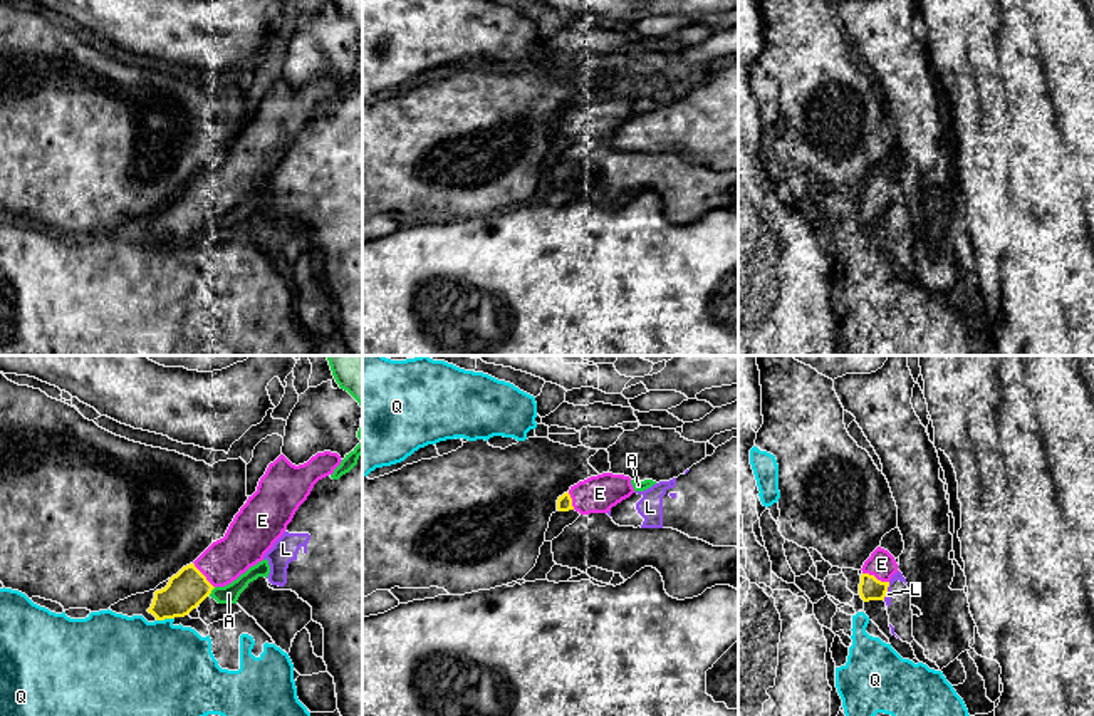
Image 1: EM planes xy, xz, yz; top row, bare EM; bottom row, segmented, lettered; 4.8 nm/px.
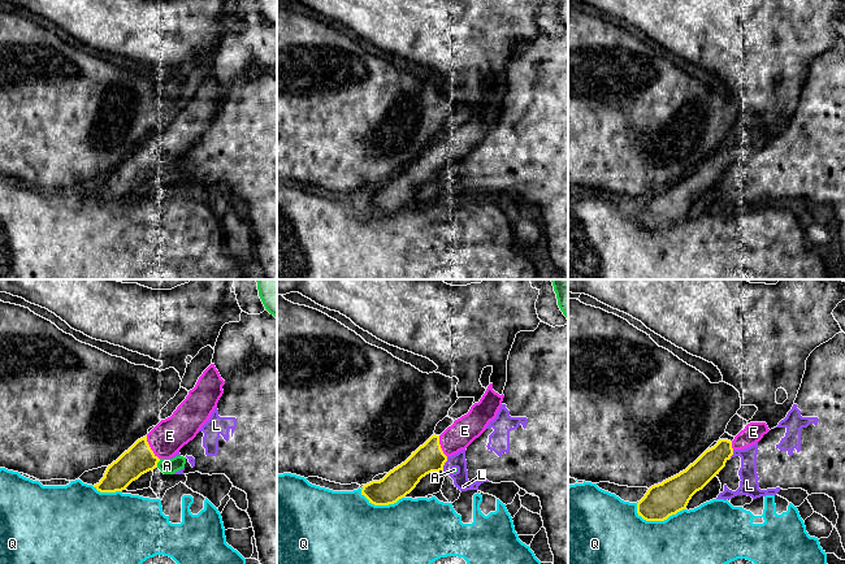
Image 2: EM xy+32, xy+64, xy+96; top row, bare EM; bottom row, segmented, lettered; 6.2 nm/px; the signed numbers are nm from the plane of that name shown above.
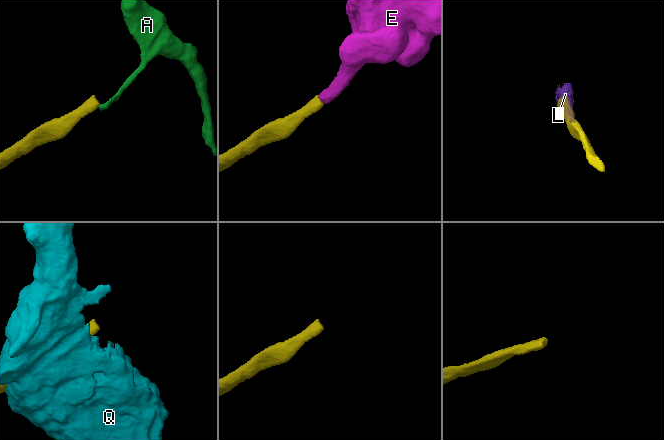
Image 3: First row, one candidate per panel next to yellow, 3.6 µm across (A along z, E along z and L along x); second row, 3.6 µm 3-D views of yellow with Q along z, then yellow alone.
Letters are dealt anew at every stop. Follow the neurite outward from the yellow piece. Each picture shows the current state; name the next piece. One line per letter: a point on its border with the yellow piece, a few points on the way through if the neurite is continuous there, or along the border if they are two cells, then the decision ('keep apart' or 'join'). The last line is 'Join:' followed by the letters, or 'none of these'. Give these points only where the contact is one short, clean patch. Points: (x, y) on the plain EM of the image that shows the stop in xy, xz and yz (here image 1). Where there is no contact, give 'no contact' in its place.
A: contact xy (212, 213); keep apart
E: contact yz (875, 202); join
L: contact yz (886, 215); keep apart
Q: contact xy (165, 242); keep apart
Join: E

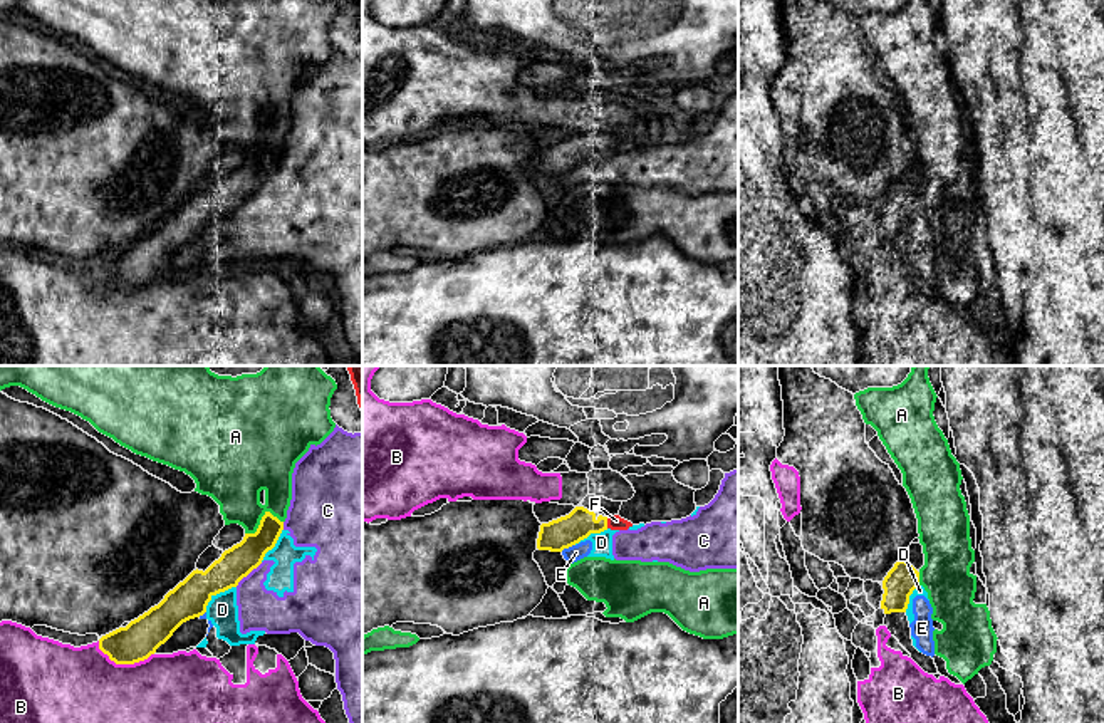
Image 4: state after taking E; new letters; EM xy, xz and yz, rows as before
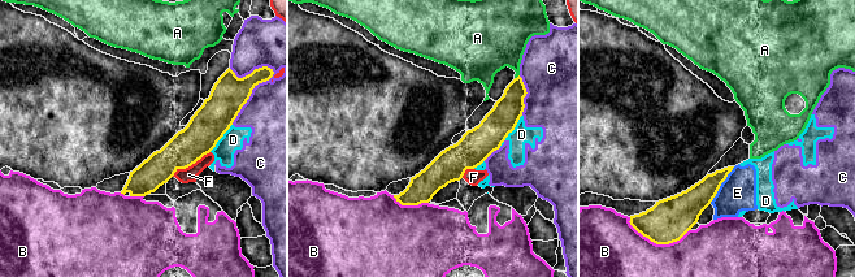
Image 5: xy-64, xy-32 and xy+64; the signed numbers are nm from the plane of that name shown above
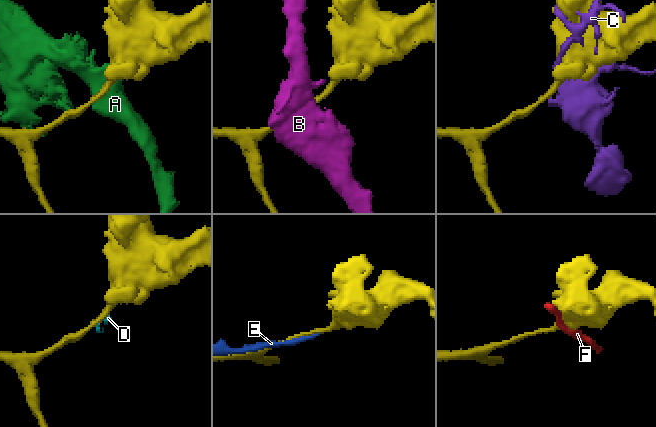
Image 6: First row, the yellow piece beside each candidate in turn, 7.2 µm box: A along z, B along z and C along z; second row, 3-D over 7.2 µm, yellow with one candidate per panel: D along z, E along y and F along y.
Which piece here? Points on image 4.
A: contact xy (262, 143); keep apart
B: contact xy (123, 287); keep apart
C: contact xy (249, 197); keep apart
D: contact xy (217, 217); keep apart
E: contact xz (567, 171); keep apart
F: contact xz (606, 146); keep apart
Join: none of these

